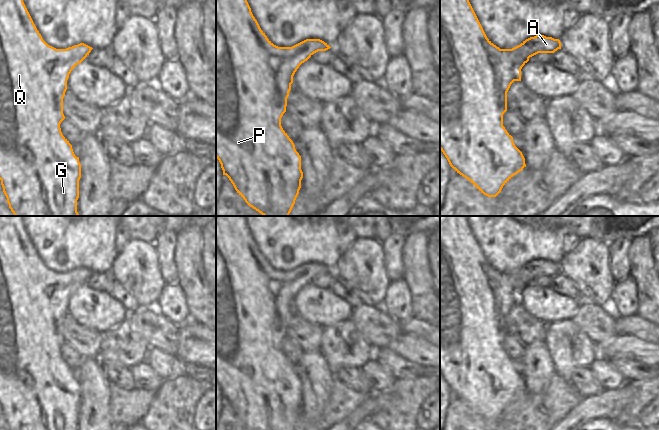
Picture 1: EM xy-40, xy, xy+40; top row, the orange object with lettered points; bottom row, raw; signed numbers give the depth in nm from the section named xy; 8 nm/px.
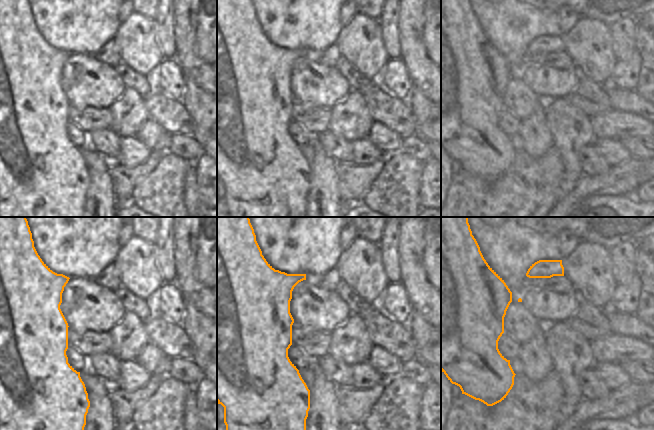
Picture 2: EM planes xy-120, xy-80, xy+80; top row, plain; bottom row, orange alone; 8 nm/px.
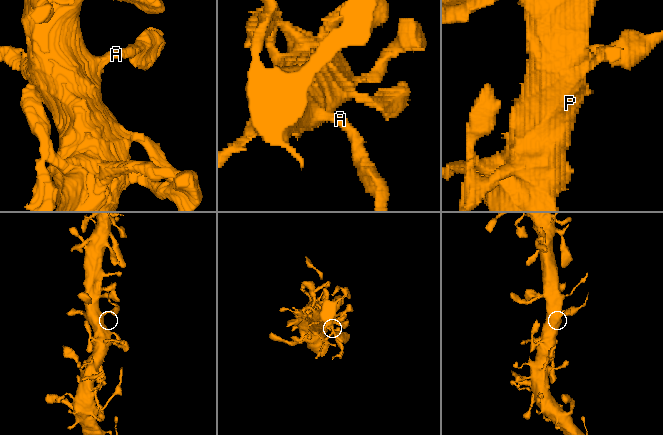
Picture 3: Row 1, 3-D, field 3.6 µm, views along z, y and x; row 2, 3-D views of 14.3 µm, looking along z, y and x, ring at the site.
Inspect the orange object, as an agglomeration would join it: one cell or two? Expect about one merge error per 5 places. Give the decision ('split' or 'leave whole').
leave whole

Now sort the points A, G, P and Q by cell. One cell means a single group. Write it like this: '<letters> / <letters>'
A G P Q

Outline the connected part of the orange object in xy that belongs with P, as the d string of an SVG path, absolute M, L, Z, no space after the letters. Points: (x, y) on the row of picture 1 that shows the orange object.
M216 0L216 158L221 164L223 175L233 184L237 193L245 202L263 216L289 216L301 188L303 172L301 156L295 149L293 141L281 126L281 118L286 112L287 98L293 83L293 76L299 66L307 61L314 53L326 51L331 47L320 39L306 39L292 47L274 45L261 30L251 12L247 0Z

